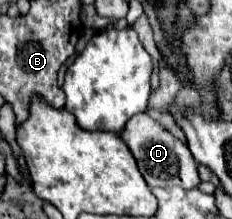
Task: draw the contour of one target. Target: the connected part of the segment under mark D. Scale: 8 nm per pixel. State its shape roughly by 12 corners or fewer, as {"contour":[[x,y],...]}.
{"contour":[[147,114],[121,132],[149,186],[195,188],[189,148]]}

